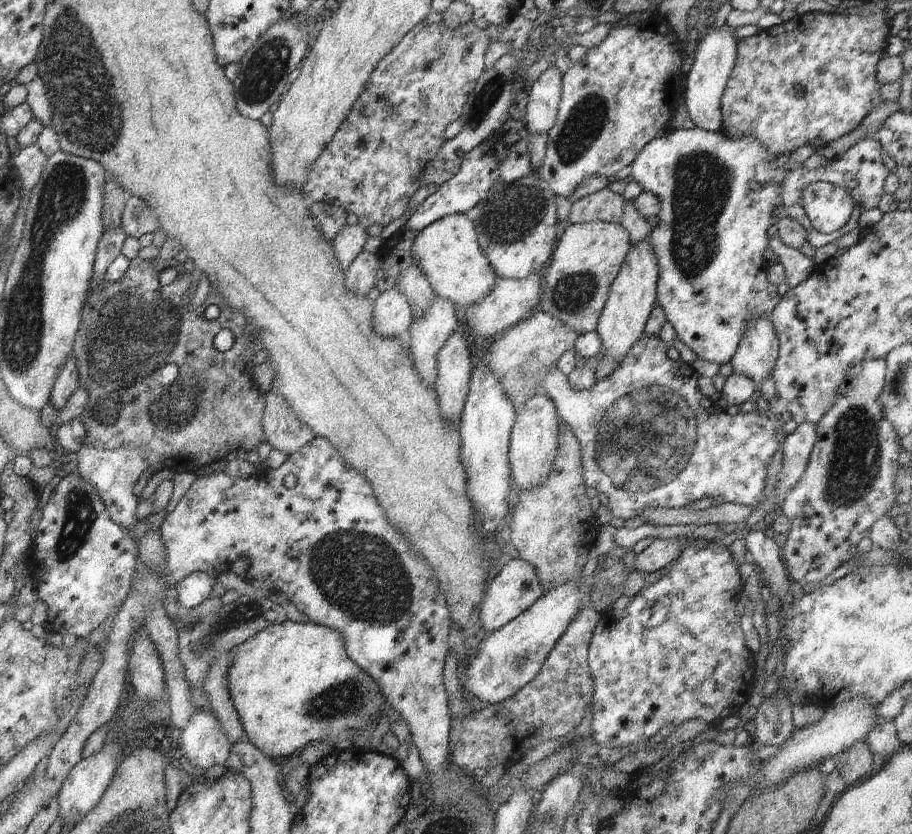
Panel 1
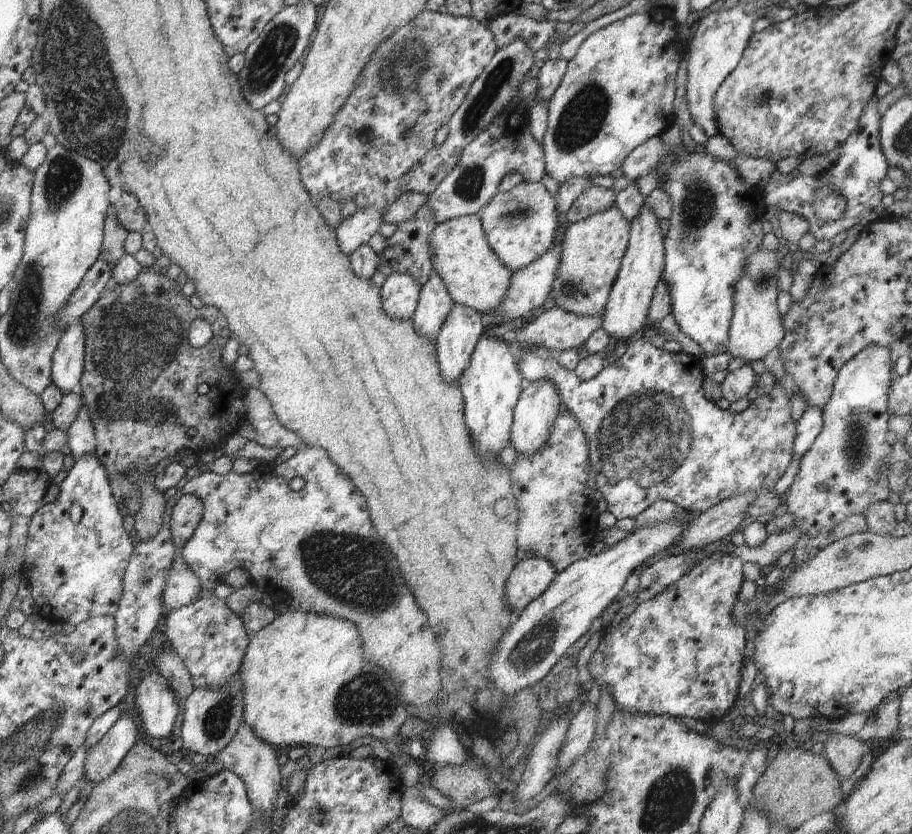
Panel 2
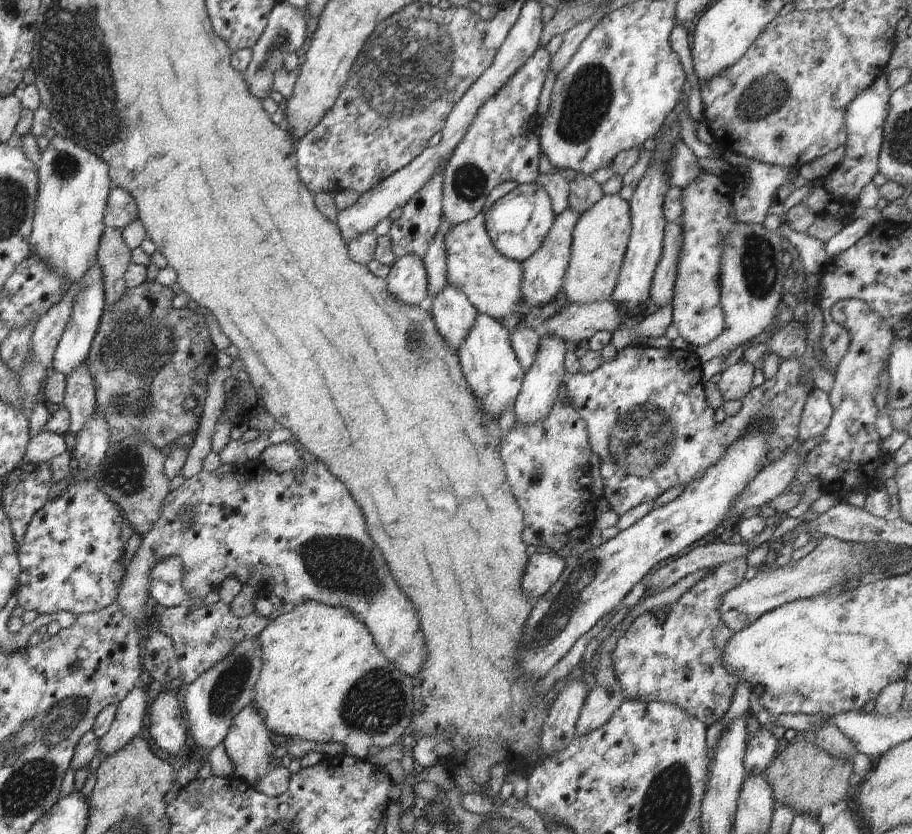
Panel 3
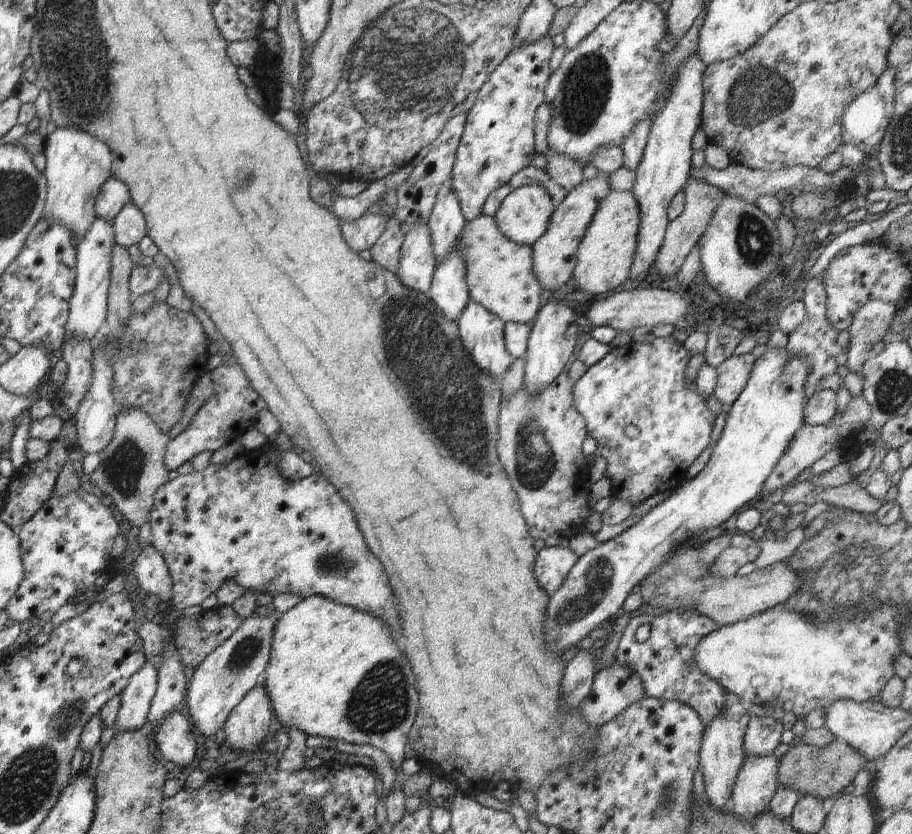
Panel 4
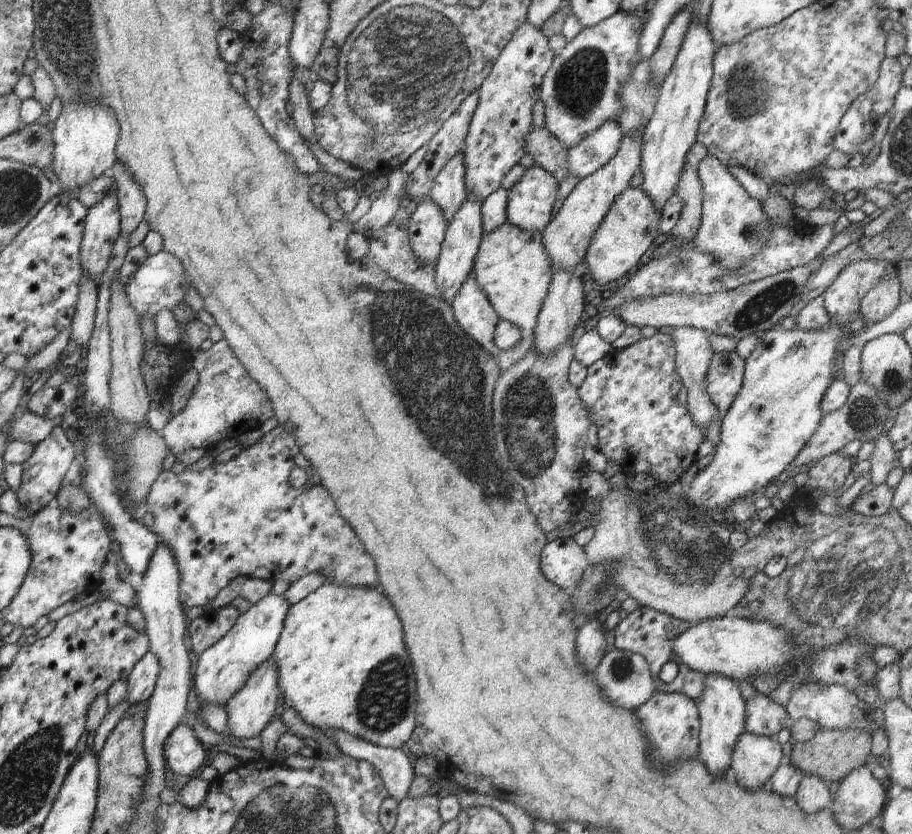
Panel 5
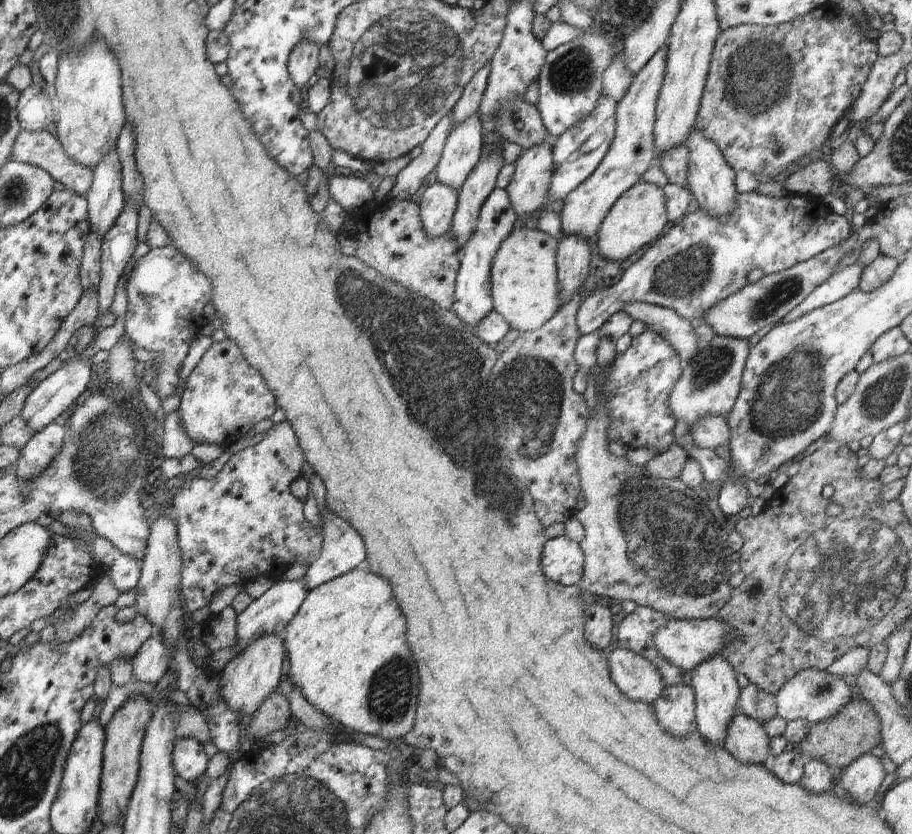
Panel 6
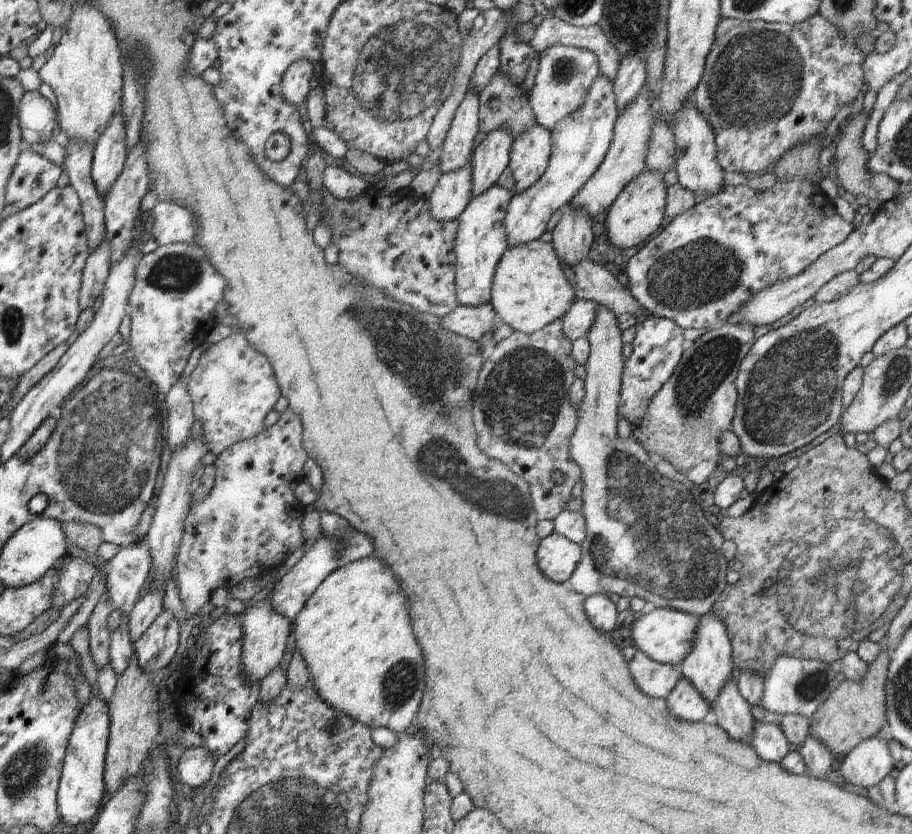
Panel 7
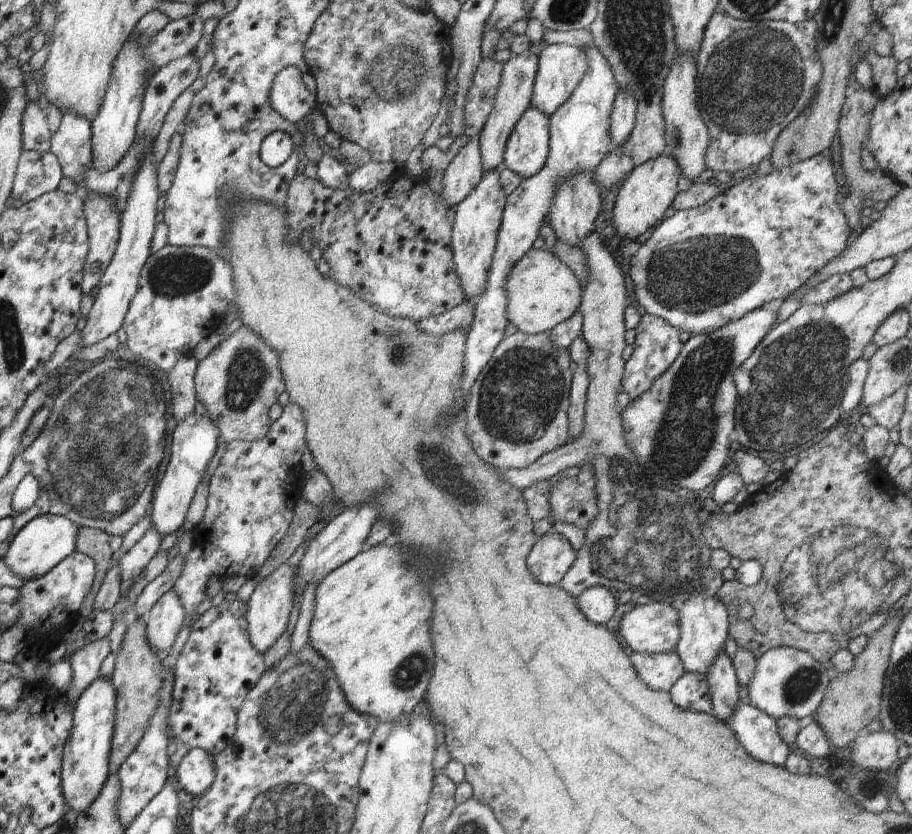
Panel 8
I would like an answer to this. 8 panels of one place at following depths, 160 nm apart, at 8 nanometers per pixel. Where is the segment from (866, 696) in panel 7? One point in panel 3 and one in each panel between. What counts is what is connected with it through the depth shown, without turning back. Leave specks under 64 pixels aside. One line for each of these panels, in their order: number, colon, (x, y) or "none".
3: (805, 778)
4: (809, 770)
5: (831, 755)
6: (856, 730)

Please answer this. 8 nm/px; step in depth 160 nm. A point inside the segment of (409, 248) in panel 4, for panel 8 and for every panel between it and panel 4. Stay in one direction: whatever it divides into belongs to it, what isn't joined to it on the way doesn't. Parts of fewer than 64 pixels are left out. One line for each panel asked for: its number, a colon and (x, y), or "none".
5: (427, 228)
6: (438, 203)
7: (451, 195)
8: (461, 176)

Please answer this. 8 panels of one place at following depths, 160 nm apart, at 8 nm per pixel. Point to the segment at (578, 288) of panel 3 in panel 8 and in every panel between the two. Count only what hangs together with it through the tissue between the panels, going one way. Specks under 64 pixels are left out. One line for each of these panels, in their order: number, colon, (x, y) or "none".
4: (605, 254)
5: (631, 225)
6: (637, 218)
7: (638, 213)
8: (649, 190)

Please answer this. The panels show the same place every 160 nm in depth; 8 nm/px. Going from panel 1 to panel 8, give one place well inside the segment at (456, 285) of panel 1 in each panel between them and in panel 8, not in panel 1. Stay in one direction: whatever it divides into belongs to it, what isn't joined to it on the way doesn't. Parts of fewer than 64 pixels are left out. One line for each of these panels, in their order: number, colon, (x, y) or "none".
2: (473, 275)
3: (492, 283)
4: (500, 277)
5: (511, 266)
6: (523, 273)
7: (529, 290)
8: (541, 290)

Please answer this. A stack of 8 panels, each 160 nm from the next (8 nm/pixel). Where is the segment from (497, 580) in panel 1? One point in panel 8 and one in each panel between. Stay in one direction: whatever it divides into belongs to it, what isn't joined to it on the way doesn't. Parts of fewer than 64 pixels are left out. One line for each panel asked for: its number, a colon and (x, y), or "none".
2: (530, 578)
3: (544, 569)
4: (553, 564)
5: (564, 561)
6: (562, 559)
7: (558, 557)
8: (551, 557)

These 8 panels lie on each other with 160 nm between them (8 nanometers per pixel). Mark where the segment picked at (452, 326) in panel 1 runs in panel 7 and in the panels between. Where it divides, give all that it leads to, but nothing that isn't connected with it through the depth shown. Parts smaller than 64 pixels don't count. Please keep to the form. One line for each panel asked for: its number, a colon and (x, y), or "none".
2: (434, 304)
3: (435, 260)
4: (446, 221)
5: (448, 192)
6: (461, 153)
7: (458, 148)

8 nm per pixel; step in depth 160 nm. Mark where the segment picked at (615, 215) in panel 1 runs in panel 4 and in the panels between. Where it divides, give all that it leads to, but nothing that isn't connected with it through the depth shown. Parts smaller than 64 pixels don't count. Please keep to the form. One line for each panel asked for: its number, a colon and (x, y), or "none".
2: (594, 199)
3: (584, 192)
4: (566, 172)

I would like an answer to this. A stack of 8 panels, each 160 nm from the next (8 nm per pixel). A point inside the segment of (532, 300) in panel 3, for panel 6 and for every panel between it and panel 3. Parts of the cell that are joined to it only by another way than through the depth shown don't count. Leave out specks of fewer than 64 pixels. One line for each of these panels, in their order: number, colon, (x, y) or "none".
4: (554, 254)
5: (566, 237)
6: (632, 152)

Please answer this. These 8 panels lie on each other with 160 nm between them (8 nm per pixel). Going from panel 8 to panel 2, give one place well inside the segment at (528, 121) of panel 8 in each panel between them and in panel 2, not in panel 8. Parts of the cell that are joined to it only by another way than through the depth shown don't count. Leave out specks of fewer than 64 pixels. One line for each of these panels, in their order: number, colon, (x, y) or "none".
2: (520, 225)
3: (517, 237)
4: (523, 217)
5: (529, 207)
6: (528, 190)
7: (529, 156)

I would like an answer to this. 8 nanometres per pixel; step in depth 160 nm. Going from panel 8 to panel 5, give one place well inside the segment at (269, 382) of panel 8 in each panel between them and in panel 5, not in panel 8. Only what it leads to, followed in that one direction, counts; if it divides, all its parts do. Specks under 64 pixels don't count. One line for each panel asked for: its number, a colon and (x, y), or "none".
5: (227, 402)
6: (223, 397)
7: (232, 389)

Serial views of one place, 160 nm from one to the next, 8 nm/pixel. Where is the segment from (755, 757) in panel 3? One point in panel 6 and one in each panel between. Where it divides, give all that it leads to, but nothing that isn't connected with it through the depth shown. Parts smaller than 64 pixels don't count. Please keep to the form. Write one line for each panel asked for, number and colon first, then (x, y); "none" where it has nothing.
4: (763, 734)
5: (763, 717)
6: (753, 702)

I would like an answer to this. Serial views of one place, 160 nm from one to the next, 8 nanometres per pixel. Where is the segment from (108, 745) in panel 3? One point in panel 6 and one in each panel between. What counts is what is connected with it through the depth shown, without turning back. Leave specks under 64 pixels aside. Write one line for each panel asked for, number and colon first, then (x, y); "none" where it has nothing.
4: (135, 700)
5: (141, 682)
6: (150, 663)

